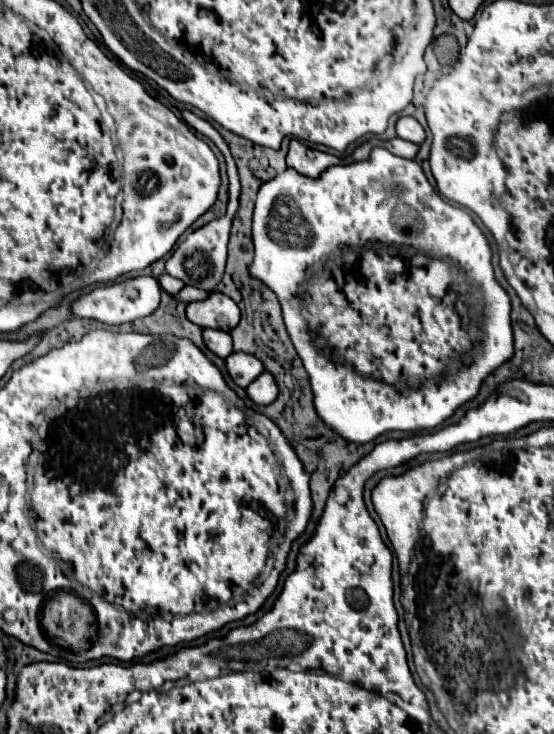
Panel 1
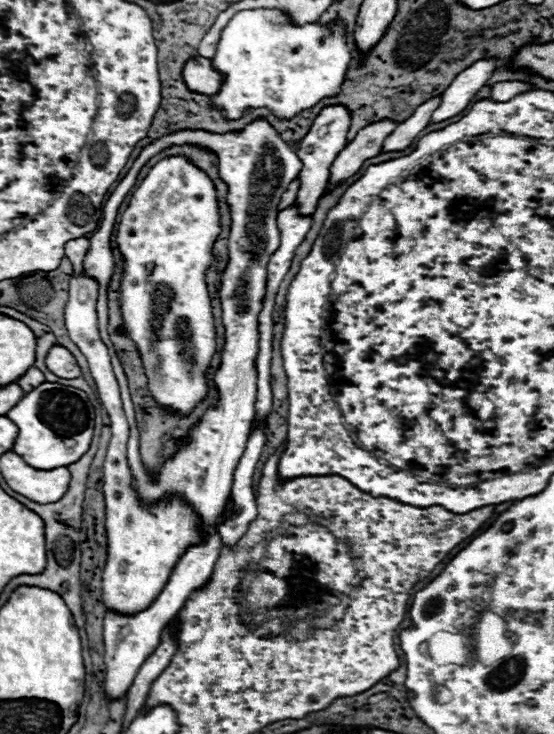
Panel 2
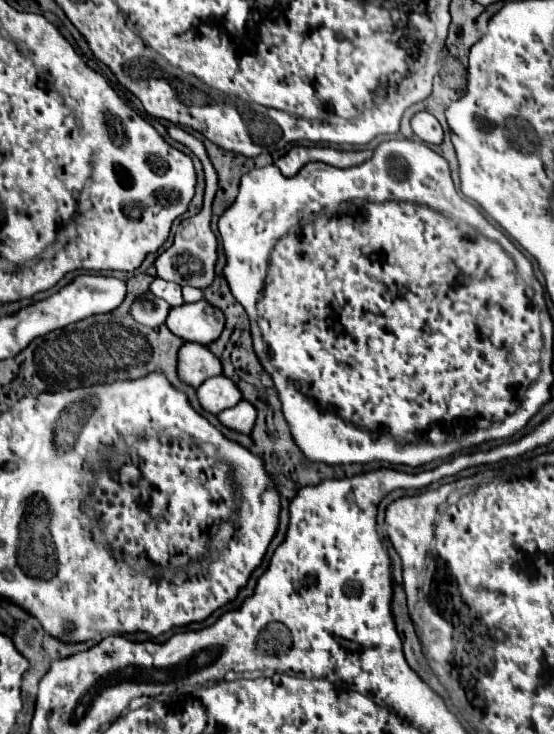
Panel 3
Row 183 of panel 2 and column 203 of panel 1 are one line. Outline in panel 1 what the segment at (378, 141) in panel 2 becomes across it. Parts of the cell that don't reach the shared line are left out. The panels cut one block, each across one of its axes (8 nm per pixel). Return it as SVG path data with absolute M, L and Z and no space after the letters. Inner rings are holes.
M206 328L206 330L202 332L202 338L204 338L206 348L208 348L210 352L214 352L216 356L220 356L220 358L230 356L230 352L232 352L232 338L230 338L230 334L226 334L226 332L222 332L222 330Z

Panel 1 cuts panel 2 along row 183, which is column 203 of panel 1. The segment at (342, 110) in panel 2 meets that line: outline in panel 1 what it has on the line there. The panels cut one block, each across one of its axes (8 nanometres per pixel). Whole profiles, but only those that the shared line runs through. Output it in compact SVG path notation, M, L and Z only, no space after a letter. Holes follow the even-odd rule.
M212 292L202 302L190 302L186 316L200 328L216 328L224 332L230 332L240 322L240 310L236 302L222 292Z

